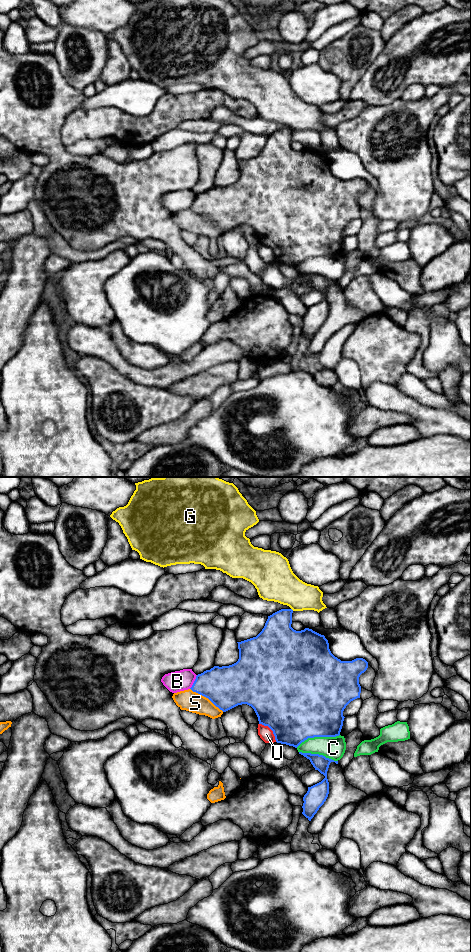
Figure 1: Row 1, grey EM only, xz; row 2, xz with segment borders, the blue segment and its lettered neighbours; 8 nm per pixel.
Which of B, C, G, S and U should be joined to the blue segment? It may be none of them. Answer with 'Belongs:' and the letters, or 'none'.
Belongs: none

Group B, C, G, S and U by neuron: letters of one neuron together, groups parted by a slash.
B / C / G / S / U

